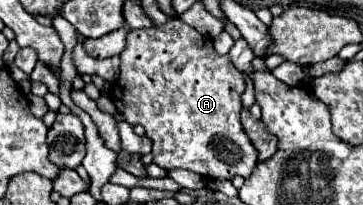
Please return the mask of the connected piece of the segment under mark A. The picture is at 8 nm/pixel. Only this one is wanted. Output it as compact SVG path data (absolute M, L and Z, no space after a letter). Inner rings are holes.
M169 19L165 25L133 29L127 35L127 49L121 53L121 75L111 97L127 123L145 127L147 137L153 141L153 157L159 167L169 171L189 169L205 179L231 179L235 175L247 179L259 161L239 121L243 91L245 79L241 71L235 69L229 55L217 55L209 37L197 33L179 19Z

